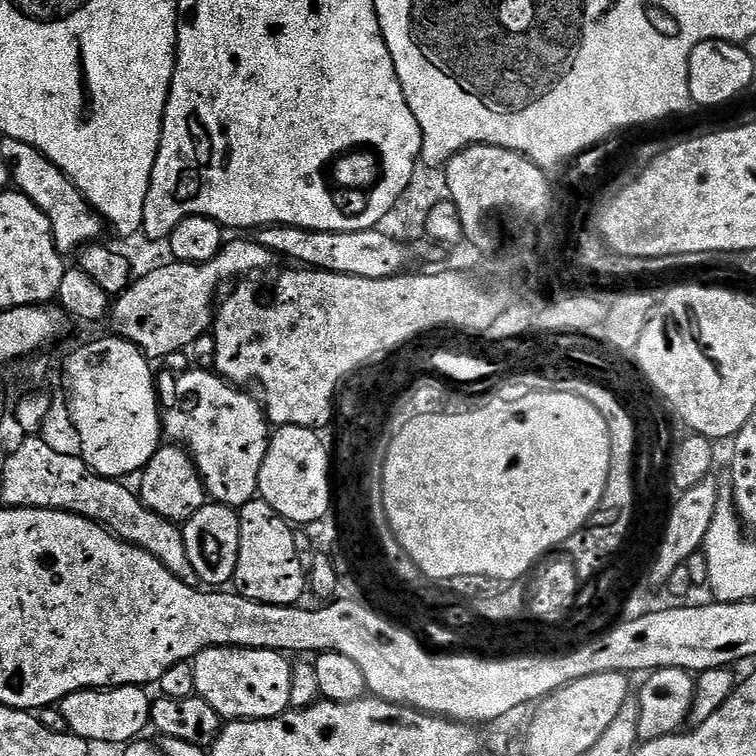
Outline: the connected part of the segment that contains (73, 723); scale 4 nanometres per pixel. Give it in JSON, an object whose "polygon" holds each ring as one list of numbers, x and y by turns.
{"polygon":[[124,684,120,688,90,688,83,692,70,694,66,699,61,700,58,709,68,723,68,731,84,740,105,741,105,742,126,742,133,743,144,731,149,731,152,723,152,701,143,694,141,685]]}

